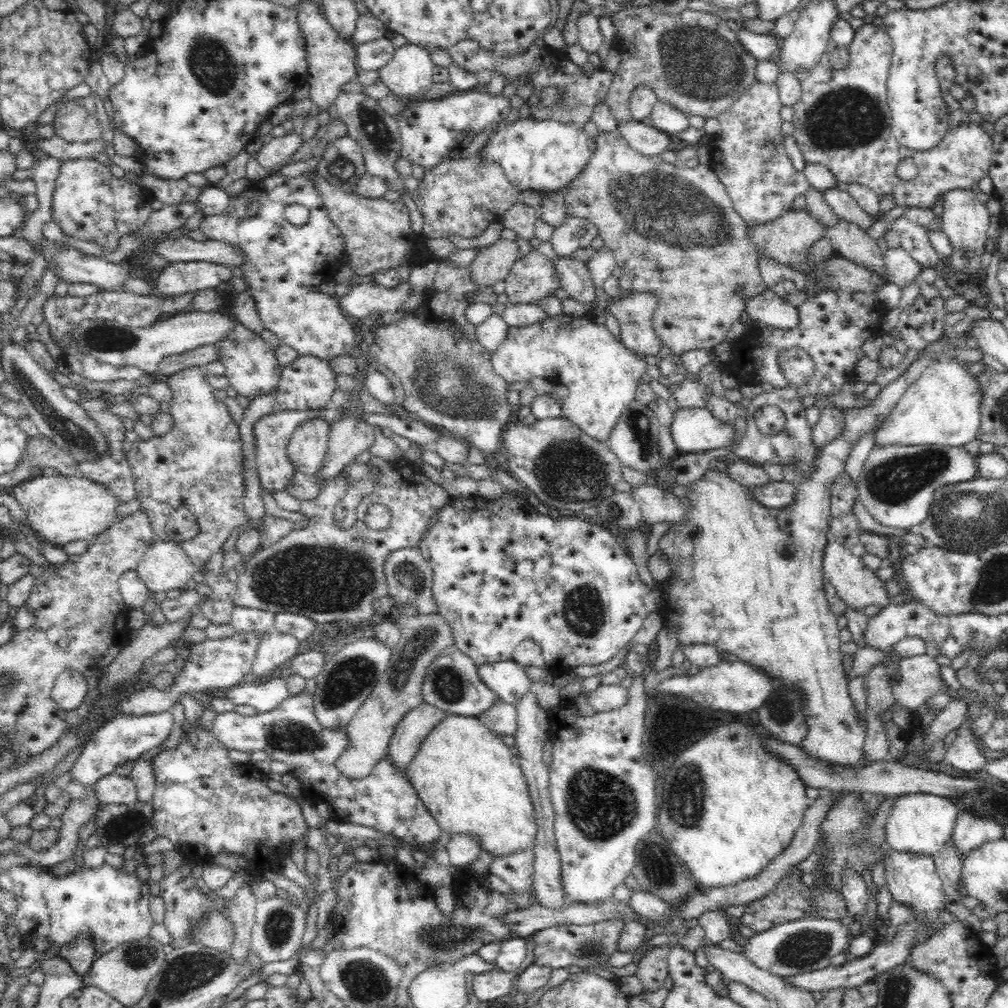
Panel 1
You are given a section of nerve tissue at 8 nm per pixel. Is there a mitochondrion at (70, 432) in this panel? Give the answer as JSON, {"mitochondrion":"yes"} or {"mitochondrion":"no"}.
{"mitochondrion":"yes"}

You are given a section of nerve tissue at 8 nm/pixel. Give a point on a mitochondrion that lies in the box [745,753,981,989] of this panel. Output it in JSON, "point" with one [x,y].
{"point":[800,948]}

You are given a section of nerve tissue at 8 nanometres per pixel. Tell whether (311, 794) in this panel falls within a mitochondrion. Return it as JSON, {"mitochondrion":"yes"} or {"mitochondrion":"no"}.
{"mitochondrion":"no"}

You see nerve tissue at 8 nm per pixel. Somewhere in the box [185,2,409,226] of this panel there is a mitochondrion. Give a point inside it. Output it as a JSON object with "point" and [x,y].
{"point":[374,128]}

